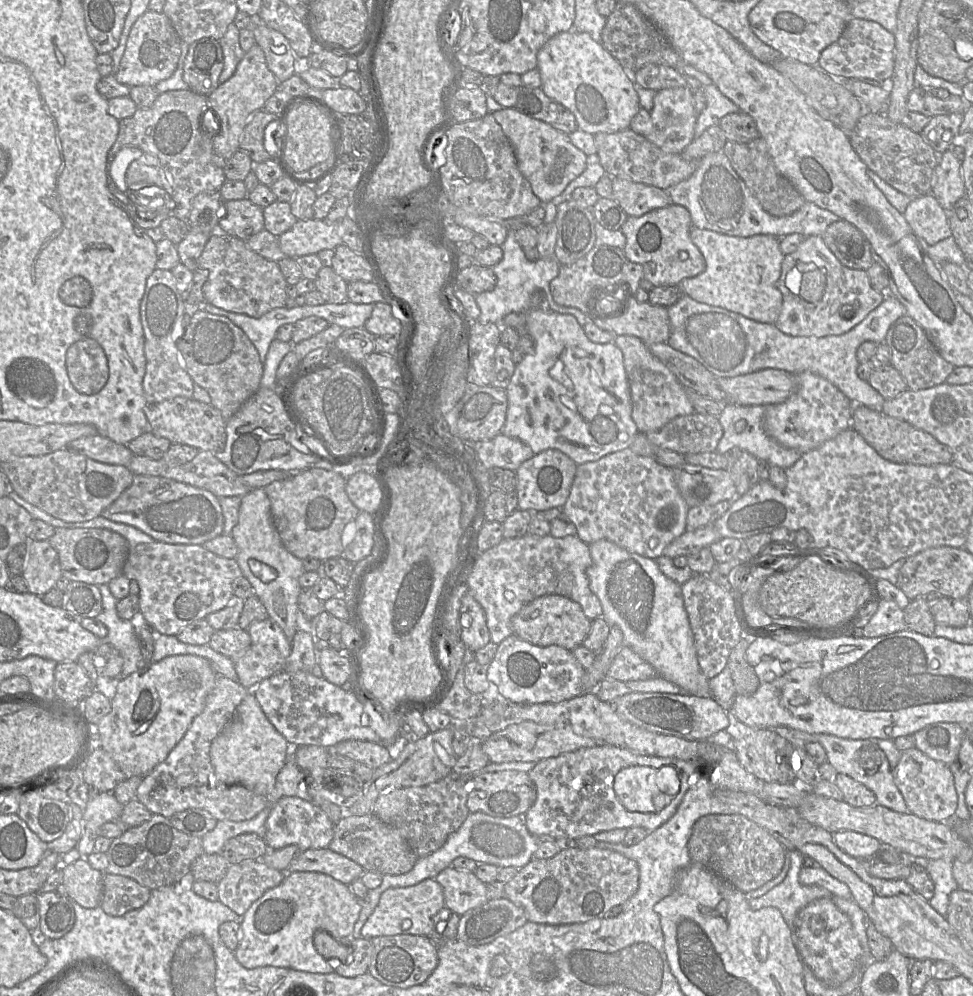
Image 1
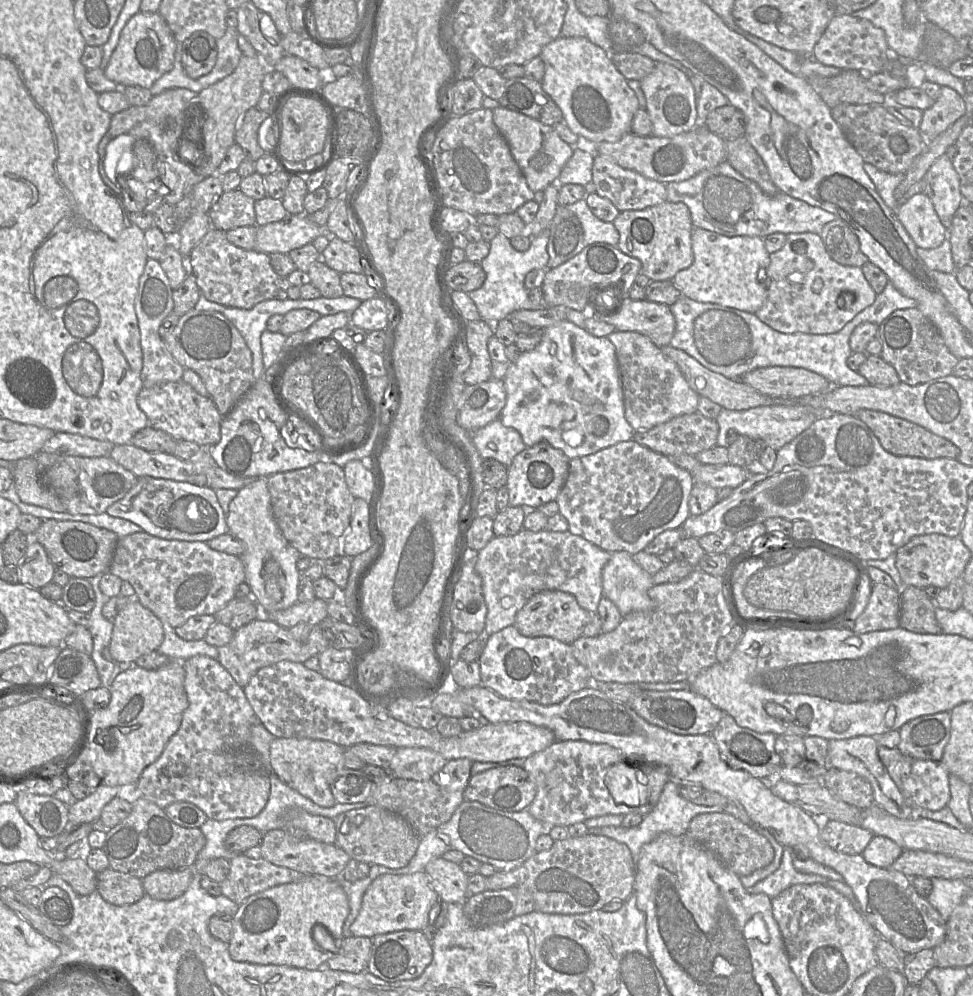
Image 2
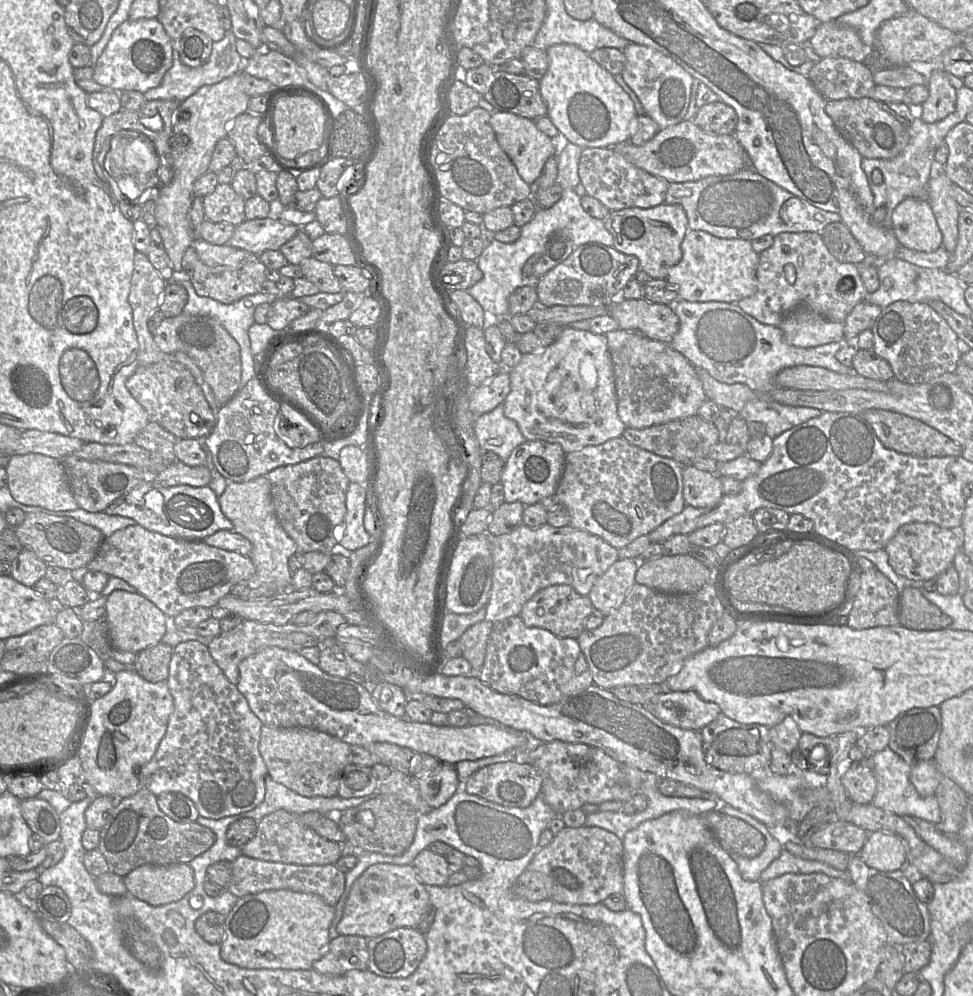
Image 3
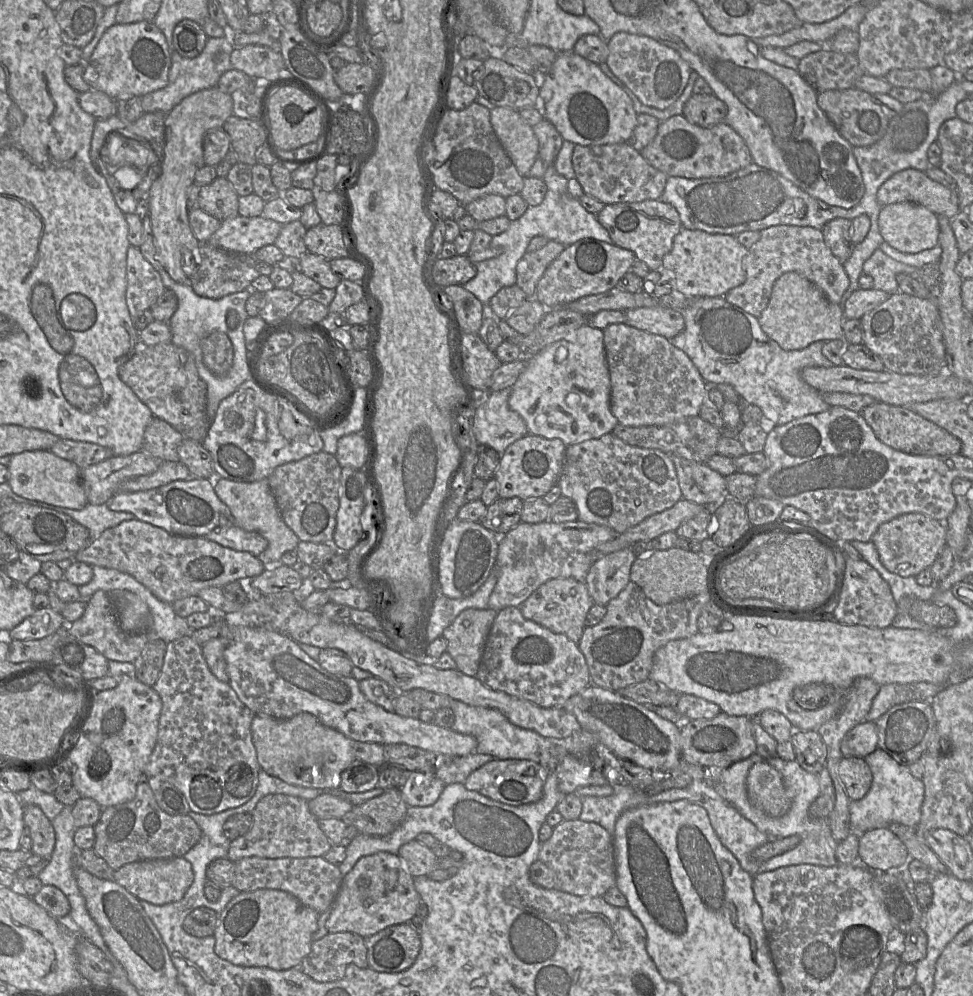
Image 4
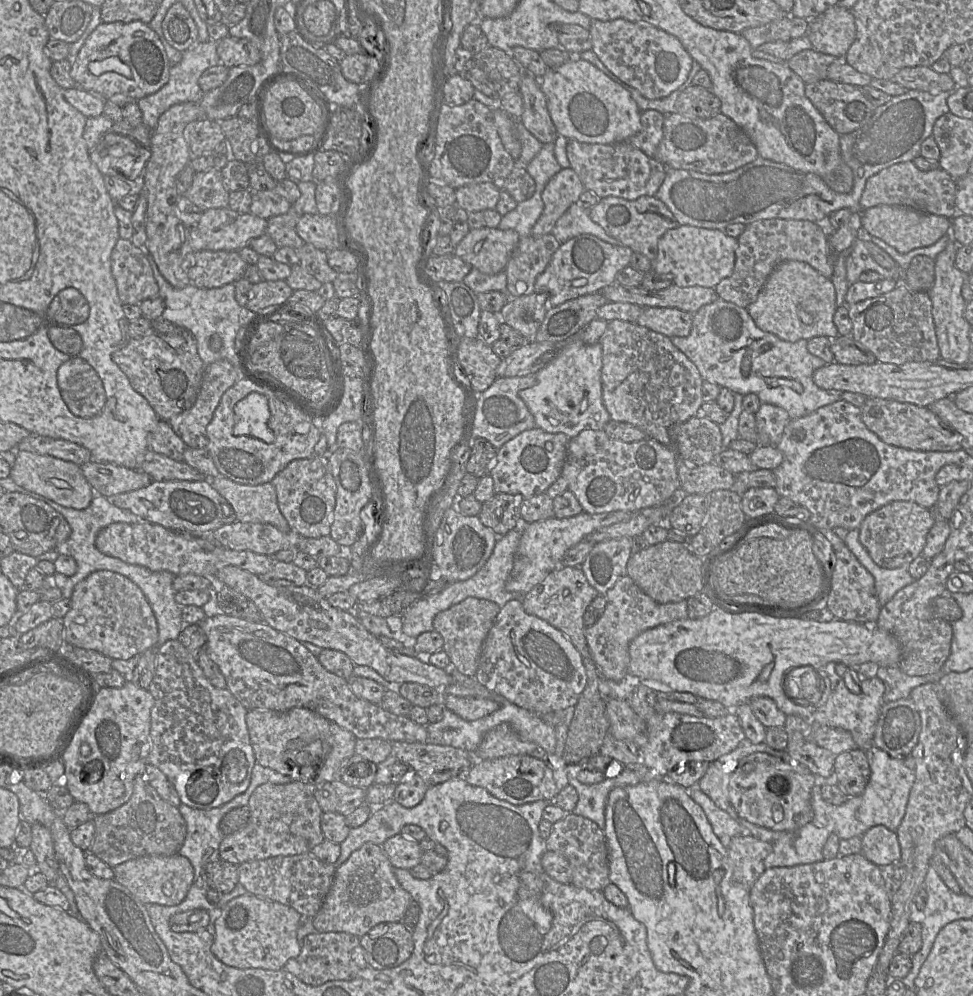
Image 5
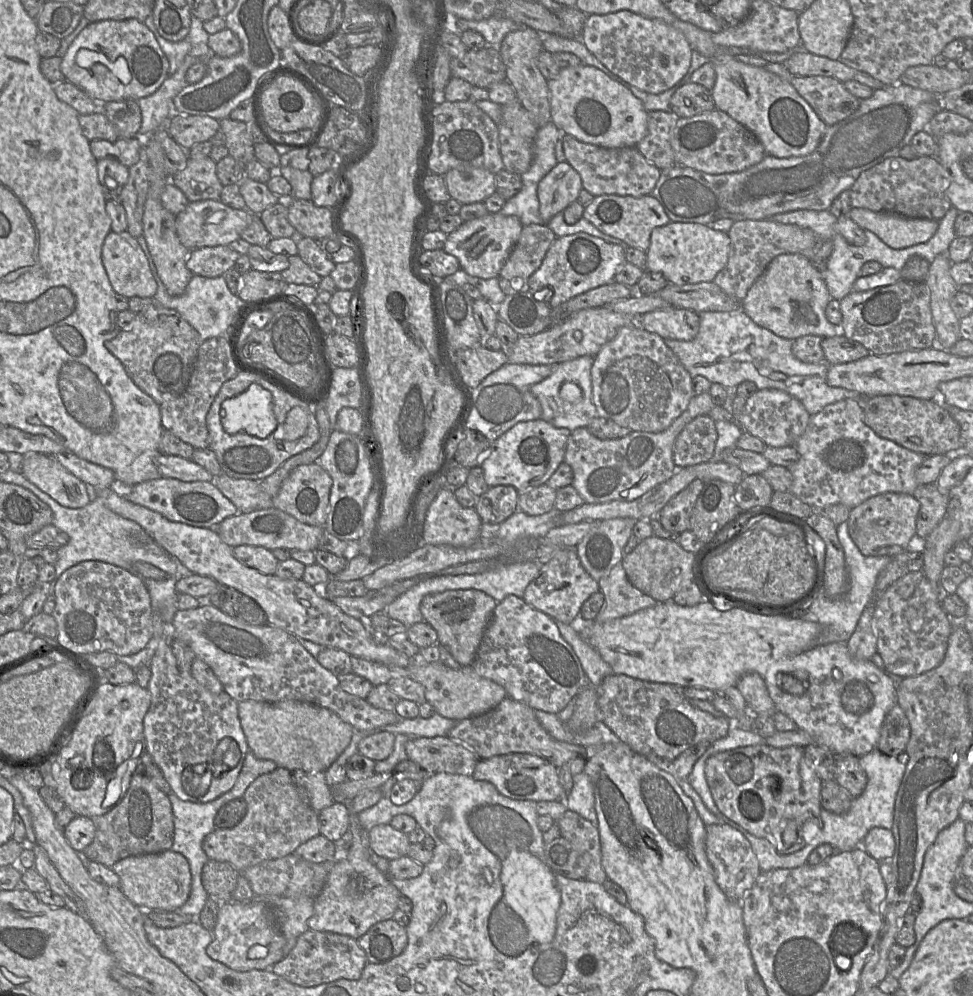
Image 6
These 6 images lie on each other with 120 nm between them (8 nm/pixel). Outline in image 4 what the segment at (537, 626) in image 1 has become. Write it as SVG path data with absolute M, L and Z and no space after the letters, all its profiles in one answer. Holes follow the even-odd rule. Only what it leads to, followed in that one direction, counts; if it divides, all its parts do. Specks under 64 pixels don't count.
M554 578L540 585L519 607L524 618L555 633L565 634L577 644L585 628L585 618L593 604L585 582L573 578Z

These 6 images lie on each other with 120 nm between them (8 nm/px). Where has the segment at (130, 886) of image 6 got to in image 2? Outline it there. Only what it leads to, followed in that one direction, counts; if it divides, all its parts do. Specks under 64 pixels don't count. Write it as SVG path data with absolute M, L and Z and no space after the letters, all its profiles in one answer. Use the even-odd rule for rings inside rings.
M193 868L160 869L144 878L142 885L145 894L157 900L173 900L180 897L193 878Z

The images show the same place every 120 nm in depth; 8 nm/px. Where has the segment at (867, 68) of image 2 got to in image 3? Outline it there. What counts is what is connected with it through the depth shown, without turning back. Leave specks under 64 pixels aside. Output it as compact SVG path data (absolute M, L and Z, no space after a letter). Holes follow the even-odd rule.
M835 21L822 22L809 42L820 58L844 57L864 62L870 53L854 28Z

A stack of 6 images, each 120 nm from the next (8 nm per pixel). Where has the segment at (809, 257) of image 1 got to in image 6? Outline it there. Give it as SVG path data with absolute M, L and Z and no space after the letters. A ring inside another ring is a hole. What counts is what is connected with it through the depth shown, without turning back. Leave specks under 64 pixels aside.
M772 219L734 221L727 234L730 238L728 261L713 282L737 301L743 301L750 287L775 257L781 254L808 254L818 239L809 228L782 224Z

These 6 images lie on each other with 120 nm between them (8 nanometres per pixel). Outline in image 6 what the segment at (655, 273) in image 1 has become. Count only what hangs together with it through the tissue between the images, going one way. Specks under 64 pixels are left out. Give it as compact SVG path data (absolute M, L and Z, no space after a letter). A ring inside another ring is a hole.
M603 194L594 196L584 207L583 218L603 233L624 241L627 245L646 252L654 228L671 222L661 203L651 194L639 197Z

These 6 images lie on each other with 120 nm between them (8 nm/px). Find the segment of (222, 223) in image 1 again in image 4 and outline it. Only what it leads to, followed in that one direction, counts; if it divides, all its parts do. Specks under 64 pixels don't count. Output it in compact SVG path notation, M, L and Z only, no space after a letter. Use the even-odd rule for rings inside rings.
M217 177L212 183L202 185L198 207L207 214L223 221L239 215L239 195L226 177Z

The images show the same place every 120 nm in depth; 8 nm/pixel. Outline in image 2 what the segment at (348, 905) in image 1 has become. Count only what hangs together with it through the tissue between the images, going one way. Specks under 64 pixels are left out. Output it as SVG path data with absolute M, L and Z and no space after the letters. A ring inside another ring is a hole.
M318 874L303 875L296 881L254 894L239 905L232 919L229 954L238 962L294 966L308 970L326 967L333 953L315 945L312 929L322 924L336 942L340 942L345 937L343 925L349 911L347 885L341 879Z

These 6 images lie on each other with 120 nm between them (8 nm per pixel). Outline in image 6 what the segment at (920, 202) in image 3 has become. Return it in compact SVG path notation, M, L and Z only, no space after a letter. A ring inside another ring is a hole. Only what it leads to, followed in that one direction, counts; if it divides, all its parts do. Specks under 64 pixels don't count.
M852 207L848 215L859 227L869 230L893 249L927 242L937 231L939 222L908 218L890 212L875 212Z

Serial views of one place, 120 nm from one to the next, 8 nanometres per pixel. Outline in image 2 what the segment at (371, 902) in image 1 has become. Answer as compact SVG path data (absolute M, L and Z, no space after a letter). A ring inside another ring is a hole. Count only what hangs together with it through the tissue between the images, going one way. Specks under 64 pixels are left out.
M464 800L456 809L450 820L420 837L415 855L408 865L402 868L388 868L383 865L370 865L369 873L362 879L347 884L347 897L350 911L343 925L343 936L349 934L351 924L361 908L365 891L372 881L382 874L413 874L424 871L427 863L448 850L459 850L466 856L471 856L482 863L490 864L498 872L508 872L521 866L536 853L537 839L542 834L549 834L549 828L535 819L528 810L520 812L505 812L492 809L479 802Z

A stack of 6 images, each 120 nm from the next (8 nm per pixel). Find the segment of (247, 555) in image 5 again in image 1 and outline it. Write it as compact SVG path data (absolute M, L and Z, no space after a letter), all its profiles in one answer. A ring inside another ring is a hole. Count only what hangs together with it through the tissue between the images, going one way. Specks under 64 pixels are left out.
M159 541L140 543L130 548L122 575L139 584L140 618L156 634L176 636L183 628L225 608L233 598L233 583L243 576L236 558L218 556L202 545L168 544Z

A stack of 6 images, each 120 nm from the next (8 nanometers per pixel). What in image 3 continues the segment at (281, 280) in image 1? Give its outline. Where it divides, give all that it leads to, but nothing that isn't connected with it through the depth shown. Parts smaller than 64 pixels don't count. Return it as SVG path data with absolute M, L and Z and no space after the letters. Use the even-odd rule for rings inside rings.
M196 238L183 259L183 271L199 296L212 298L224 304L238 301L260 292L266 278L266 266L258 255L229 244L215 245Z

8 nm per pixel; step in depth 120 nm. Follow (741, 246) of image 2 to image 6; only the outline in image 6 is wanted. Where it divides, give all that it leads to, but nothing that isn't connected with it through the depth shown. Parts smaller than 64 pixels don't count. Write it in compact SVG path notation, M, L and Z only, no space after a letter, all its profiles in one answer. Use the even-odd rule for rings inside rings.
M670 222L656 227L646 251L647 271L662 274L669 284L711 282L727 264L730 238L726 232L699 223Z

